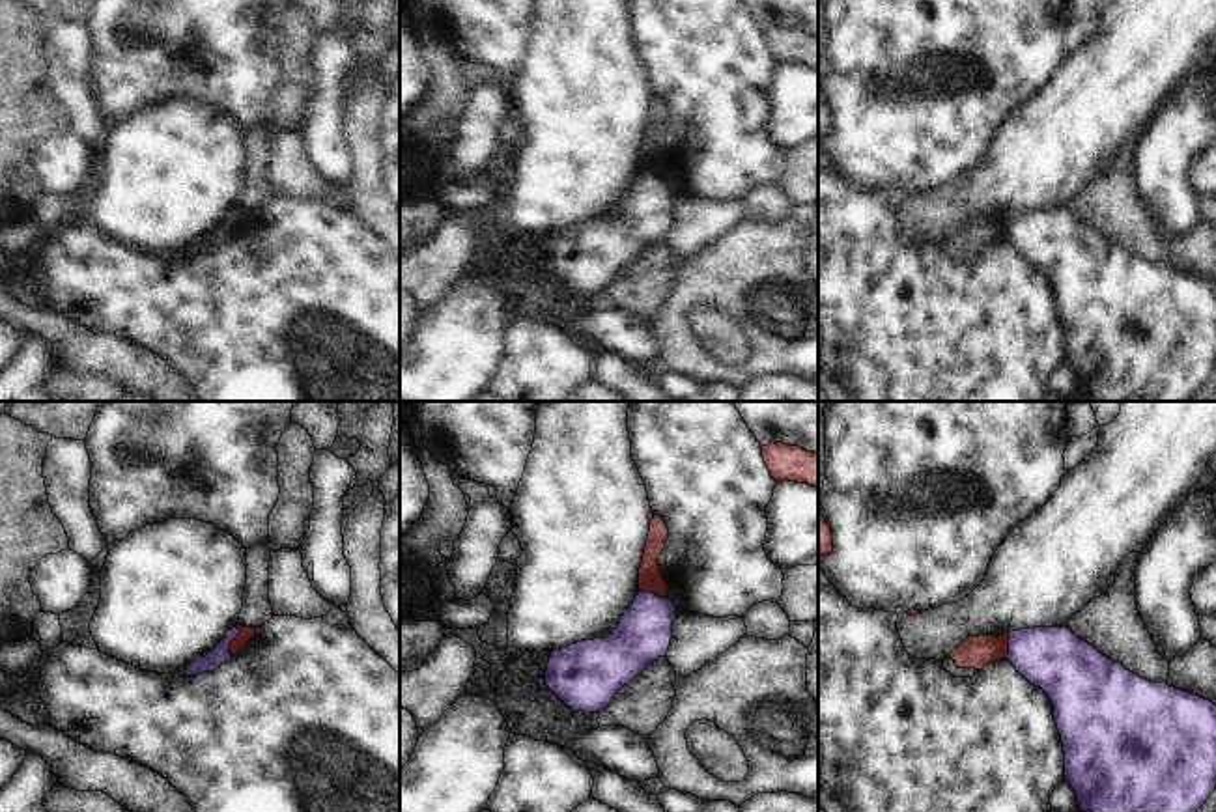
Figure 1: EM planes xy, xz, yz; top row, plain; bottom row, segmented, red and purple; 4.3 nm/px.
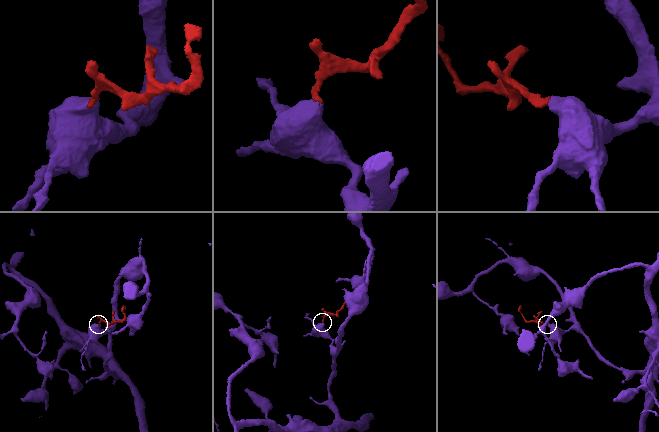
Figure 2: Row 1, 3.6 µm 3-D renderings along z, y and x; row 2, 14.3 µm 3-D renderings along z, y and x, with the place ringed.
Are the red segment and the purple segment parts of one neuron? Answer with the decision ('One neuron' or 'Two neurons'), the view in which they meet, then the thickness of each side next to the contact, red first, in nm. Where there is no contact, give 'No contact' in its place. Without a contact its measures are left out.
Two neurons. Touches red in xy. Thickness 60 nm (red) against 80 nm

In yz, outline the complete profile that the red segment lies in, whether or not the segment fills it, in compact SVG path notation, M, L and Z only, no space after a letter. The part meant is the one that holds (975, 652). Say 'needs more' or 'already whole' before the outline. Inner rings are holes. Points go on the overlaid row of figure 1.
needs more | M1009 633L1001 637L979 635L966 638L943 661L943 668L954 678L973 678L986 665L1007 659Z

